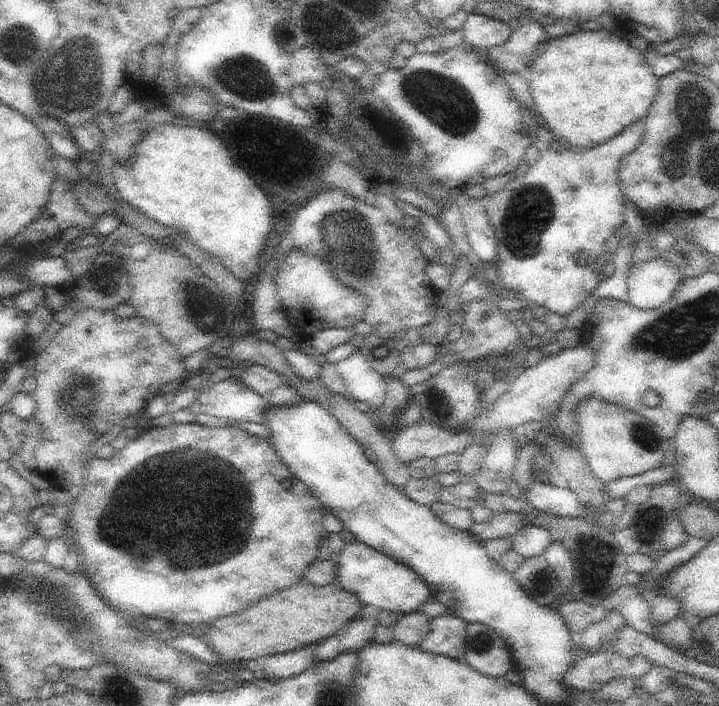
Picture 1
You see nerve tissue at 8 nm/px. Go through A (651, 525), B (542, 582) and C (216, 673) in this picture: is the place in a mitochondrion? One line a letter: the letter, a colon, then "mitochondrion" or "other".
A: other
B: mitochondrion
C: other

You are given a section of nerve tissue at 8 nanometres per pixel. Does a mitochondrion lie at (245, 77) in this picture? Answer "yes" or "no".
yes

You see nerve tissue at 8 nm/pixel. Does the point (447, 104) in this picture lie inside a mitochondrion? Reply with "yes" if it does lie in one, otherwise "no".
yes

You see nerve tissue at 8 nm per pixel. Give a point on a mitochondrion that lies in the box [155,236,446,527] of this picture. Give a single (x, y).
(213, 461)

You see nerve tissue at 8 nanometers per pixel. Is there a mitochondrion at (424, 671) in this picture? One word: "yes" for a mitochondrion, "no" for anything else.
no

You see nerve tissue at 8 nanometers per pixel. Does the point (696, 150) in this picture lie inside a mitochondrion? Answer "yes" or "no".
yes

